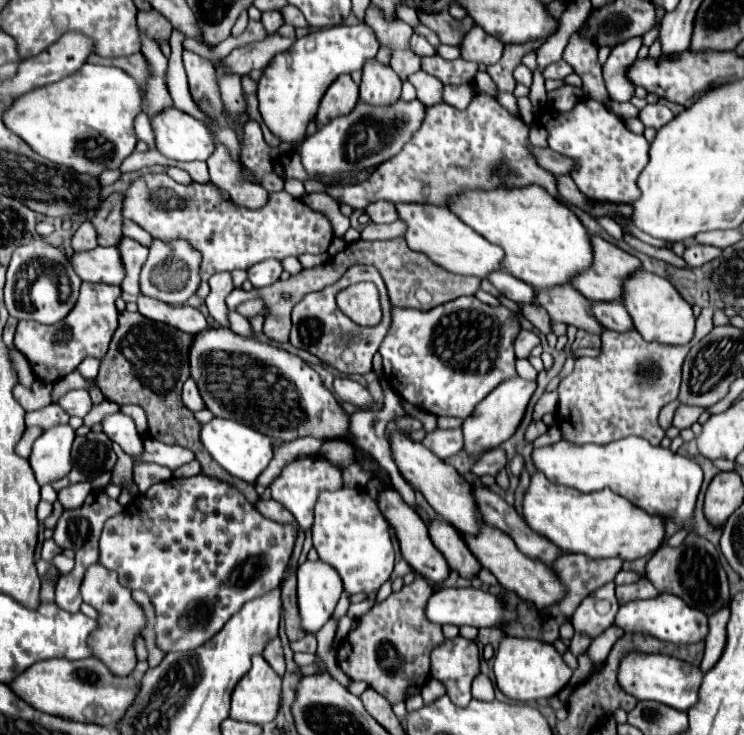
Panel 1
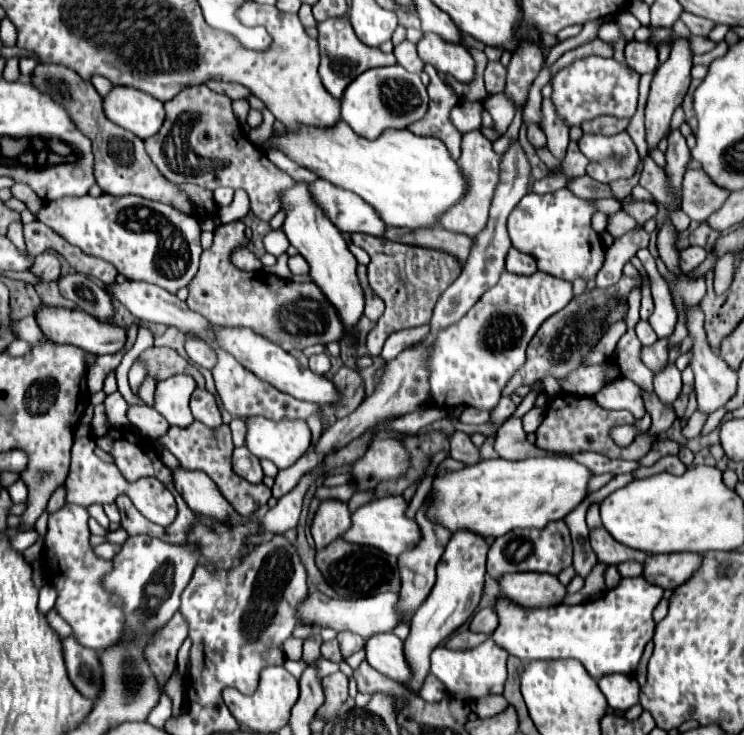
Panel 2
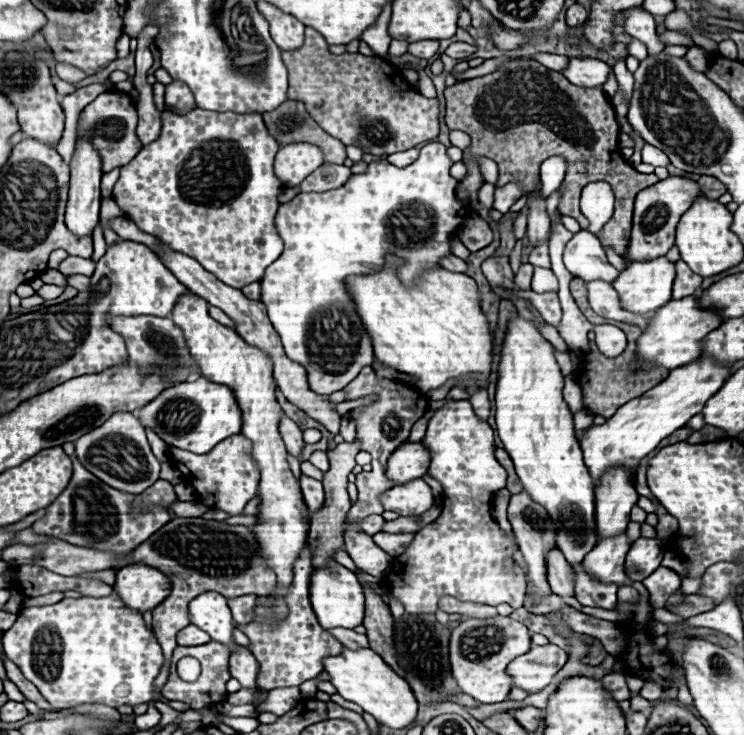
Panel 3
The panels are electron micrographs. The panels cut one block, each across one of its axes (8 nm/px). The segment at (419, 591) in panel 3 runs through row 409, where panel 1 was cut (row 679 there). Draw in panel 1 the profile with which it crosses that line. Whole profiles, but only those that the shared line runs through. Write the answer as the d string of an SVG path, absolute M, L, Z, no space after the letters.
M456 636L432 650L432 676L446 686L446 694L456 706L468 706L472 700L470 684L476 674L480 674L476 642Z

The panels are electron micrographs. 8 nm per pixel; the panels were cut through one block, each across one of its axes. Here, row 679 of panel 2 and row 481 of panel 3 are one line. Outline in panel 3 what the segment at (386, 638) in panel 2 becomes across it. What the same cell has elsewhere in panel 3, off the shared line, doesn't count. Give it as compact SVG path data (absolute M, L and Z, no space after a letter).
M420 442L402 444L396 452L390 454L386 464L386 476L396 486L400 486L410 480L422 478L428 466L430 466L430 454Z

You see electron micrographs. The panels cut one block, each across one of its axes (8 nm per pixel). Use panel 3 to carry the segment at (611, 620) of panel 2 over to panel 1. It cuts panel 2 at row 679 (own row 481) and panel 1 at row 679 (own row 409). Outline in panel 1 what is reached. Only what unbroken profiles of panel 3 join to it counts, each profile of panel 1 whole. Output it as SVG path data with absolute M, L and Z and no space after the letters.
M632 652L620 662L620 686L628 694L632 694L638 700L656 700L666 706L672 706L676 710L690 710L698 702L698 690L704 678L704 672L698 666L692 666L684 660L676 660L672 656L660 656L660 654L640 654Z

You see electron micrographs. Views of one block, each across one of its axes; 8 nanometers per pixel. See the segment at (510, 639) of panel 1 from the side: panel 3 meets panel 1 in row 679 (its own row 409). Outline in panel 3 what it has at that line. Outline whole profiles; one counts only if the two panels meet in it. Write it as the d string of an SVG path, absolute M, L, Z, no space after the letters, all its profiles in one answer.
M522 316L510 318L506 324L506 336L500 350L500 362L498 362L498 380L496 380L496 432L504 444L504 450L510 454L516 474L520 476L520 482L524 484L524 490L534 498L534 502L542 504L550 518L554 520L558 534L556 542L562 554L566 556L568 564L580 564L584 556L596 546L596 534L594 534L594 482L588 474L588 468L582 460L580 442L574 434L574 422L572 412L562 396L564 388L564 376L560 372L560 366L554 358L552 344L538 332L536 324L532 320L526 320Z

